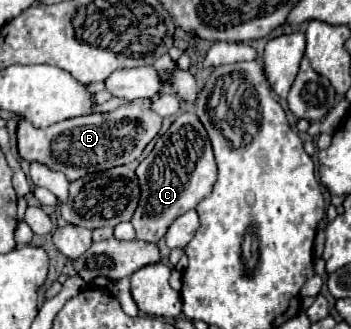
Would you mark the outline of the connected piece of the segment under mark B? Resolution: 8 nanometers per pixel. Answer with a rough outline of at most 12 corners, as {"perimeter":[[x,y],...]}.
{"perimeter":[[149,99],[45,129],[19,155],[69,181],[131,163],[157,135]]}

